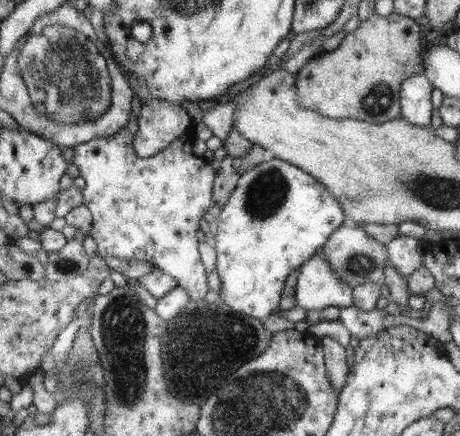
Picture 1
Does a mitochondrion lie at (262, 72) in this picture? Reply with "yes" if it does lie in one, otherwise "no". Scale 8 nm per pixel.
no

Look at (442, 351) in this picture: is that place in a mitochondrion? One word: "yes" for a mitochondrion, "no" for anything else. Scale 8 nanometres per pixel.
no

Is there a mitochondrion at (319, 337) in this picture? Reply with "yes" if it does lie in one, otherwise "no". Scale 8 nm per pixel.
no

